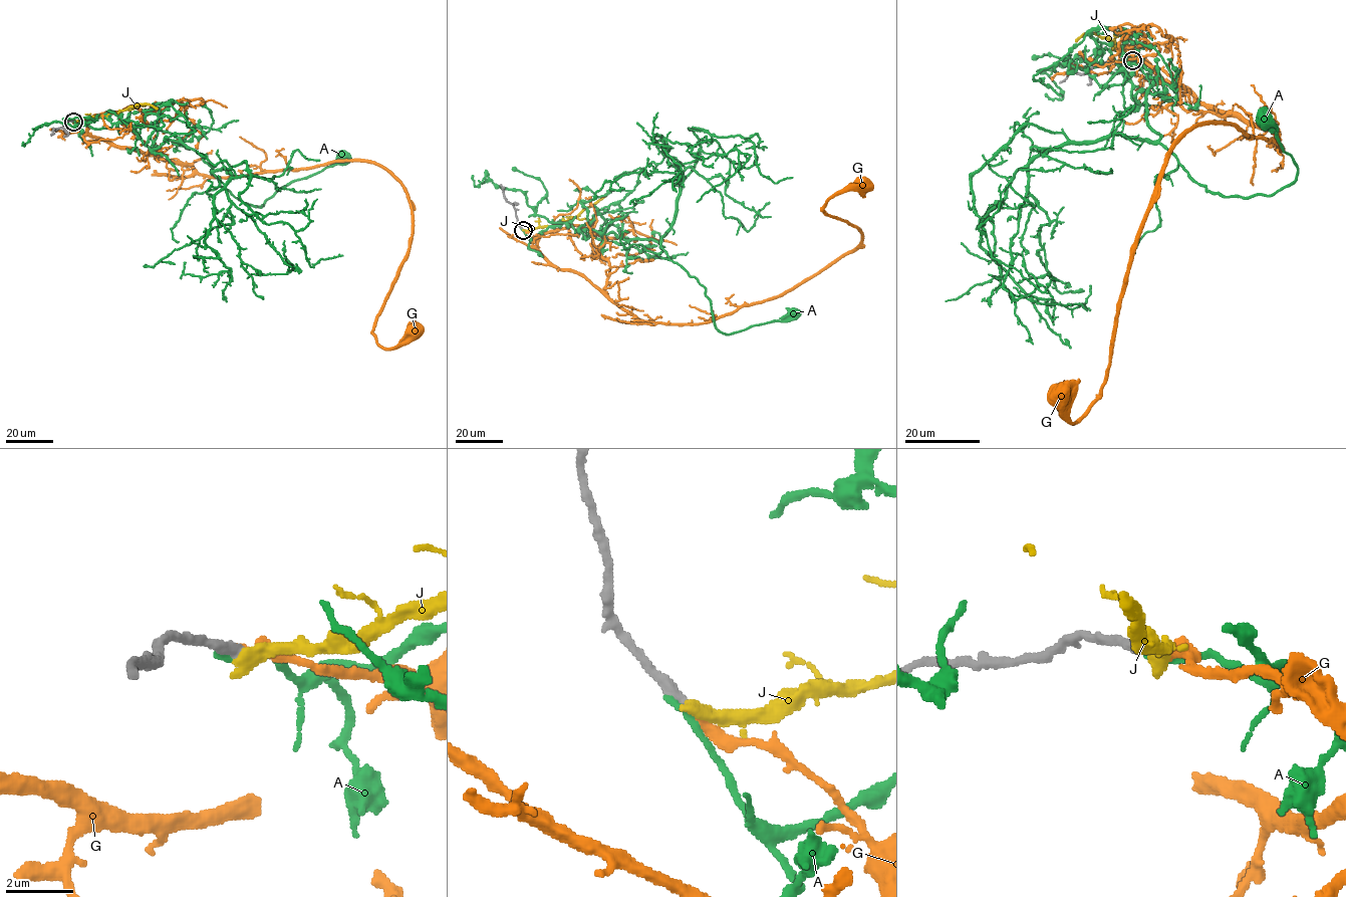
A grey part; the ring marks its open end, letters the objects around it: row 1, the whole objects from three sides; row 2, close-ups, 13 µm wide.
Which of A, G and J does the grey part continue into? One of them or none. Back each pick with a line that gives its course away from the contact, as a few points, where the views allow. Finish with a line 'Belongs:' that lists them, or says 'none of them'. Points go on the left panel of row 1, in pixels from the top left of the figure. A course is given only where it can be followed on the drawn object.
G: Its course: (73, 121), (209, 176), (333, 161), (385, 169), (407, 194), (413, 236), (372, 333), (392, 349), (413, 330)
Belongs: G

